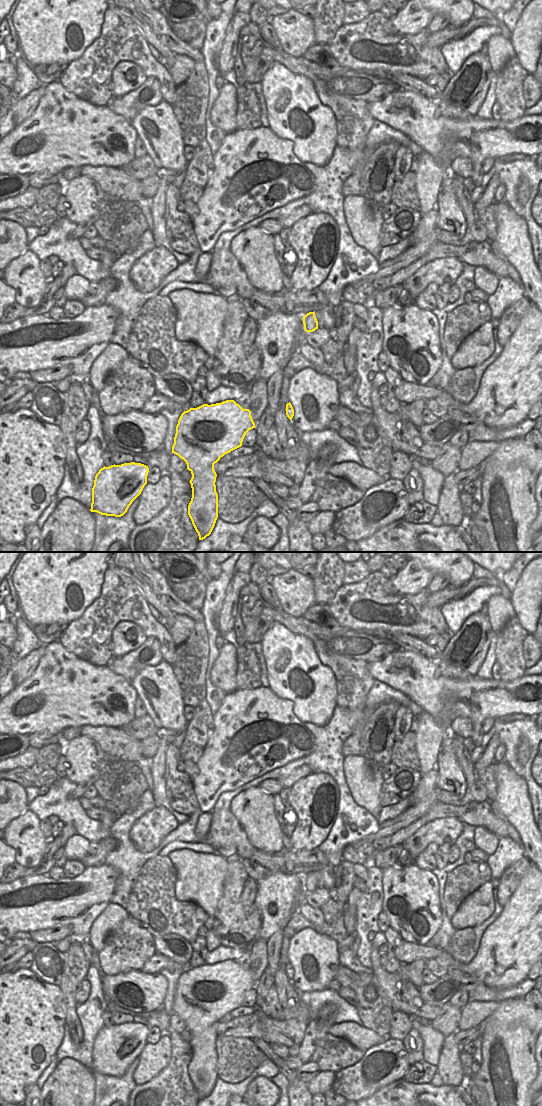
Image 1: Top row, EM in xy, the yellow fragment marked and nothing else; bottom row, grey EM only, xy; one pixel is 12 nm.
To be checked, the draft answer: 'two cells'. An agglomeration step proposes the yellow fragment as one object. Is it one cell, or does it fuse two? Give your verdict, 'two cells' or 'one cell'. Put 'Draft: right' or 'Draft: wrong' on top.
Draft: wrong
one cell

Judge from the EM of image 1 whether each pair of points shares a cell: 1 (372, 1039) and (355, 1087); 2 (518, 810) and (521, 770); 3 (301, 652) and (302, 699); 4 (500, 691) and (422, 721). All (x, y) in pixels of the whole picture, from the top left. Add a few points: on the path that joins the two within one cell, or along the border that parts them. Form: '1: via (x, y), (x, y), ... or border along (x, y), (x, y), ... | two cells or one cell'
1: border along (389, 1038), (369, 1047), (364, 1052) | two cells
2: border along (503, 760), (525, 781), (529, 798) | two cells
3: via (292, 664), (290, 672), (293, 675), (293, 690) | one cell
4: border along (423, 710), (442, 727), (441, 739) | two cells

